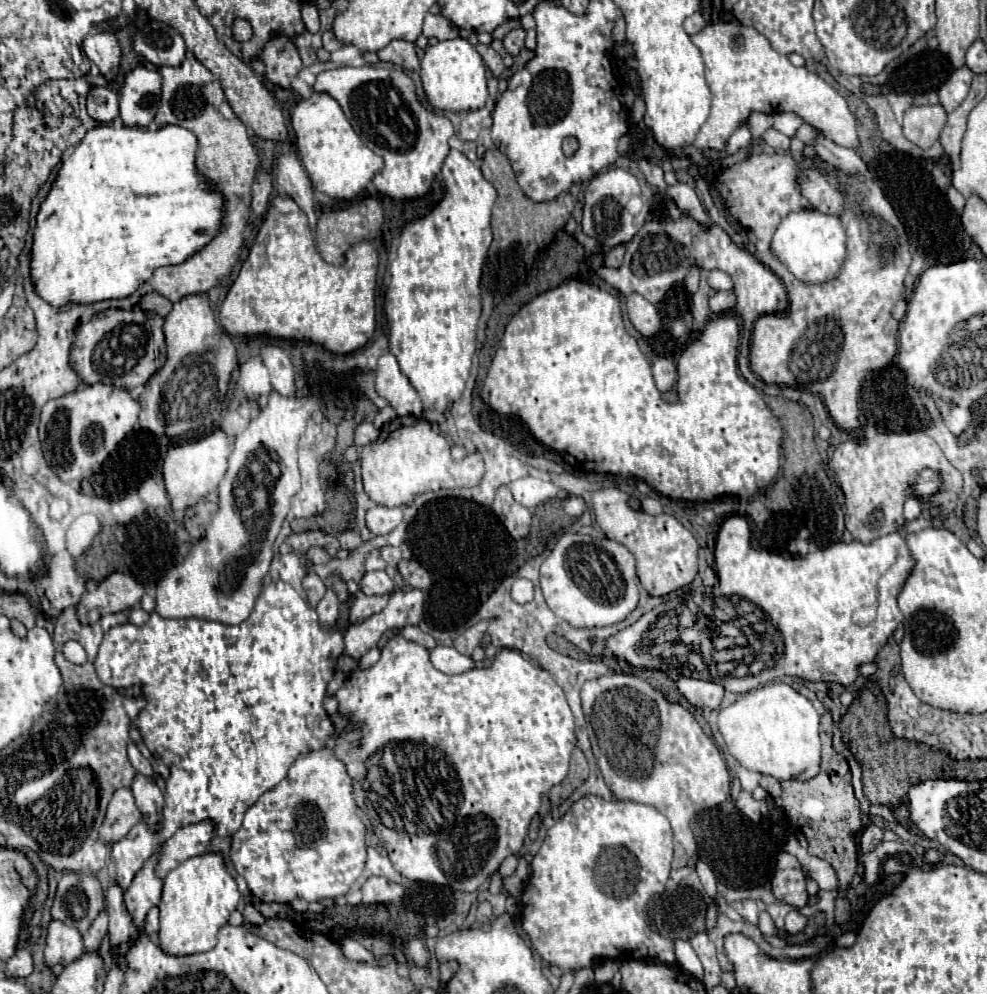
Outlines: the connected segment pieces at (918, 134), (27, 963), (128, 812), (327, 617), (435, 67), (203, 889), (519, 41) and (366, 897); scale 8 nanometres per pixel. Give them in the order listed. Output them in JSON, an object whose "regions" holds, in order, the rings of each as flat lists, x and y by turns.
{"regions":[[[941,104,935,106,911,106,905,110,903,134,919,148,931,148,939,138,941,128,947,122,947,112]],[[21,948,15,952,15,956,7,962,5,966,5,974,9,978,25,978,33,972,33,960,31,960,31,954,29,950]],[[121,788,113,794,105,820,99,830,99,838,103,844,113,844,125,838,125,834,141,820,141,812,135,806,133,794,129,788]],[[327,590,325,598,323,598,323,600,317,604,317,608,315,608,321,628,333,628,333,626,337,624,339,606,341,606,341,604,339,604,335,592,333,592,333,590]],[[463,38,443,40,425,50,421,60,421,82,427,102,443,112,479,110,487,102,487,72,481,54]],[[203,854,185,860,163,880,159,902,159,938,157,944,165,954,189,956,207,952,217,944,217,930,227,924,229,914,239,904,235,880,227,874,221,854]],[[523,28,511,30,511,32,503,38,503,44,505,44,505,50,507,50,513,58,517,58,519,52,523,50,523,46,525,46,525,30,523,30]],[[371,876,361,886,361,894,363,894,363,904,389,904,401,898,405,894,405,888,401,884,389,882,387,878]]]}

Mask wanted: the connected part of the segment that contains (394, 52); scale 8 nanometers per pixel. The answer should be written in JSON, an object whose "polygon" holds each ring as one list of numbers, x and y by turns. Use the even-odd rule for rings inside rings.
{"polygon":[[393,40,377,54,379,60,383,62,393,62,405,70,419,70,419,58,415,54,415,46,407,40]]}

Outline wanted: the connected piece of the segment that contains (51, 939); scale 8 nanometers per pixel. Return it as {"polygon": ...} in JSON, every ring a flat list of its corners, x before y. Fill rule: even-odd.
{"polygon":[[53,920,49,924,47,938,45,938,45,964,47,966,55,966,55,964,67,966,69,962,77,962,77,958,81,958,81,954,83,954,83,940,81,940,79,930,71,928,59,920]]}

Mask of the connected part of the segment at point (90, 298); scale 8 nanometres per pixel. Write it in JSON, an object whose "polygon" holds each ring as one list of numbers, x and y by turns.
{"polygon":[[99,126,85,134,85,138,73,148,71,154,67,154,61,162,61,168,57,172,57,178,51,184,51,190,47,192,45,200,39,206,37,212,37,224,33,230,33,246,29,254,31,262,31,284,35,286,35,292,39,298,49,302,55,308,61,308,69,302,73,304,93,304,101,300,111,298,127,298,131,296,143,282,147,282,155,268,169,266,169,264,181,264,195,252,199,252,203,246,207,246,221,228,223,218,223,196,217,190,209,190,207,182,201,178,201,174,195,168,195,152,197,152,197,138,193,132,181,126,165,126,165,128,127,128,127,126]]}

